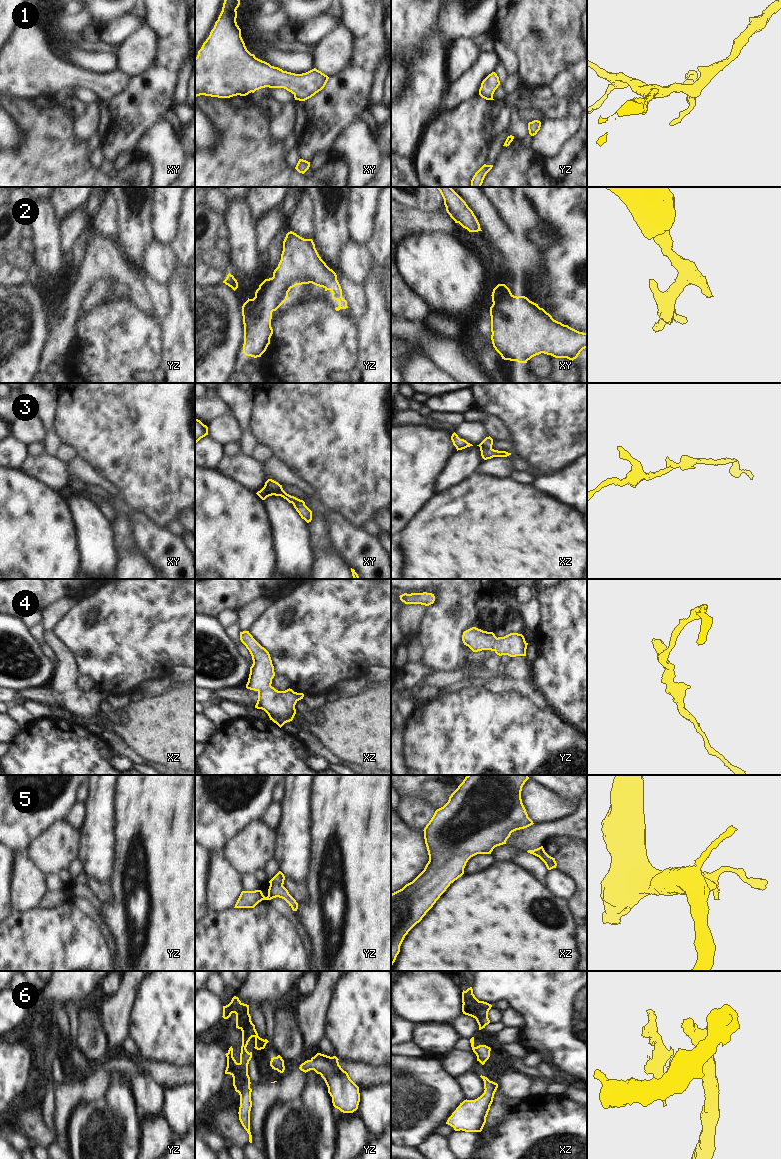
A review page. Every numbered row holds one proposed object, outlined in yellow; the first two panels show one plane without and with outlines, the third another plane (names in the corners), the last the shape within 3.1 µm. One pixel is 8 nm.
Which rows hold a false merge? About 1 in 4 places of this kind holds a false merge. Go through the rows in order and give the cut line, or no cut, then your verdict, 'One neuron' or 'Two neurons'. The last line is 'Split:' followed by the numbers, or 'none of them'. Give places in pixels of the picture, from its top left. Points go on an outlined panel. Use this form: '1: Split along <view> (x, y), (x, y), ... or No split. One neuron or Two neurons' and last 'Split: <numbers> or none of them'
1: No split. One neuron
2: No split. One neuron
3: No split. One neuron
4: No split. One neuron
5: Split along yz (282, 884), (270, 885). Two neurons
6: No split. One neuron
Split: 5.

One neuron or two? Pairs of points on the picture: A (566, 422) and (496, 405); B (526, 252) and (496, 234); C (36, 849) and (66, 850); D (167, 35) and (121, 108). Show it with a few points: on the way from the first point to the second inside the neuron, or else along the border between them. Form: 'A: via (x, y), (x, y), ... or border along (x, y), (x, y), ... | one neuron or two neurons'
A: via (549, 405), (513, 405) | one neuron
B: via (519, 252), (503, 241) | one neuron
C: via (43, 850), (59, 850) | one neuron
D: via (167, 55), (166, 72), (141, 97) | one neuron

